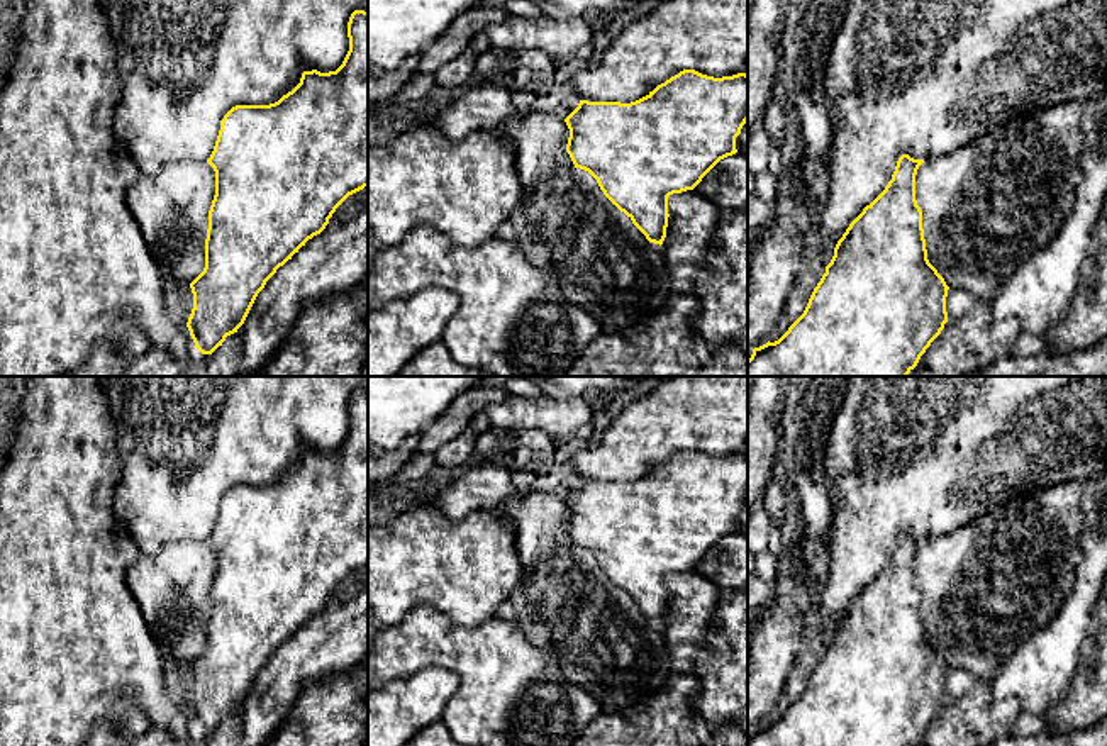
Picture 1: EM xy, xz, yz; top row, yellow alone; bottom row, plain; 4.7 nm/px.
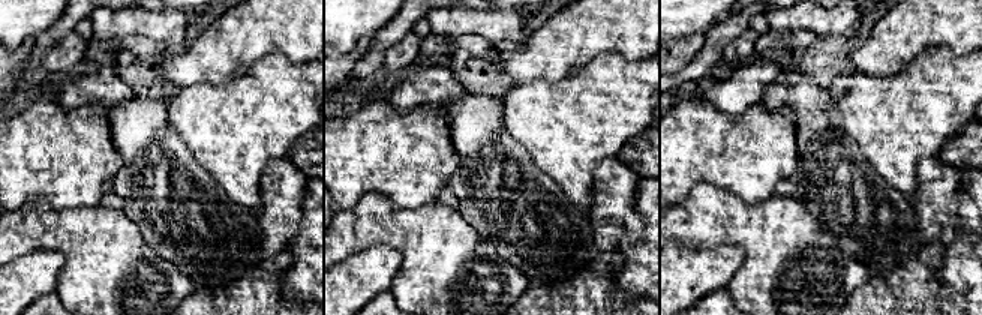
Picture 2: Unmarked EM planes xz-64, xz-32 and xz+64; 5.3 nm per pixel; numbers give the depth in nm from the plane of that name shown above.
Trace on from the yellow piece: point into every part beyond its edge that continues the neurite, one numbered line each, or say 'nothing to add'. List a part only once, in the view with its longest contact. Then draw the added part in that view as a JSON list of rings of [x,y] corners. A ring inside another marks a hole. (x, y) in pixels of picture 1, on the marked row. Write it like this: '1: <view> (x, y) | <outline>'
1: xz (567, 226) | [[[542,112],[520,114],[495,127],[515,144],[522,198],[509,220],[527,259],[558,280],[565,298],[588,312],[602,332],[615,334],[648,320],[675,298],[675,281],[659,244],[649,242],[566,153],[570,129]]]

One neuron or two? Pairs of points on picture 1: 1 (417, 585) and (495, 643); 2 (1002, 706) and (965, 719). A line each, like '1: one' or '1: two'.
1: two
2: one

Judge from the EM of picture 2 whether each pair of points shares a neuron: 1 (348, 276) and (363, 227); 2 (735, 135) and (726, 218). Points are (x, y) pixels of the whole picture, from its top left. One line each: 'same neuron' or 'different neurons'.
1: different neurons
2: different neurons

